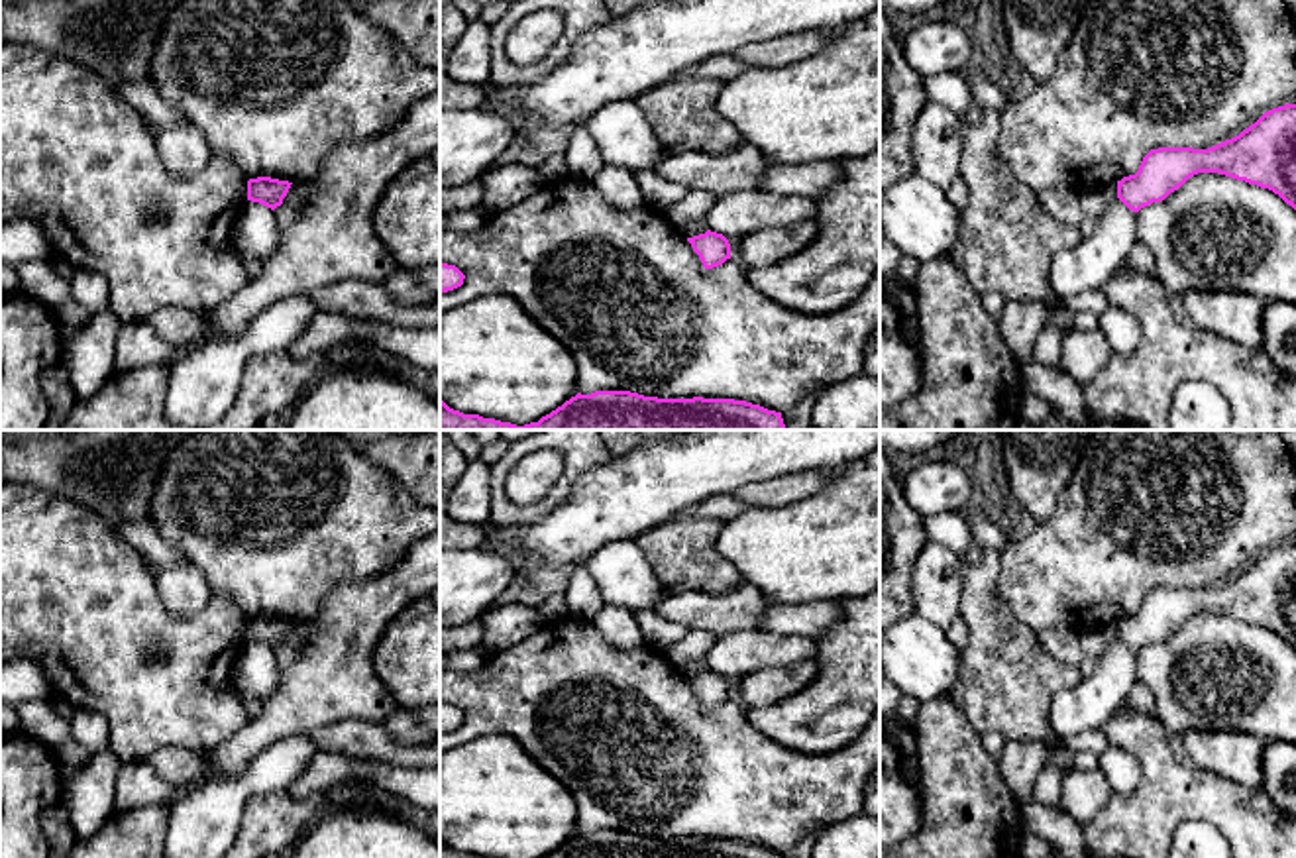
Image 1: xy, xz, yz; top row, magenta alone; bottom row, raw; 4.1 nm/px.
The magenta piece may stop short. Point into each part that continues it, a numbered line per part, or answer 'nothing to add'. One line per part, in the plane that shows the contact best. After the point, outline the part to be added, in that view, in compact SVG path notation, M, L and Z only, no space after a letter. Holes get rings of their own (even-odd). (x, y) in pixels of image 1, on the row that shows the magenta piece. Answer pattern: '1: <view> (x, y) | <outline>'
nothing to add

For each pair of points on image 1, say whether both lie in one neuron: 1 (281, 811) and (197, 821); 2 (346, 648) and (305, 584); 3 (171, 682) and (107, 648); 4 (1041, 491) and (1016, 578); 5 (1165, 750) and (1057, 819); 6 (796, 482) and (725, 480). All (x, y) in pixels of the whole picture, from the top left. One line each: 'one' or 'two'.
1: two
2: two
3: one
4: two
5: two
6: two

